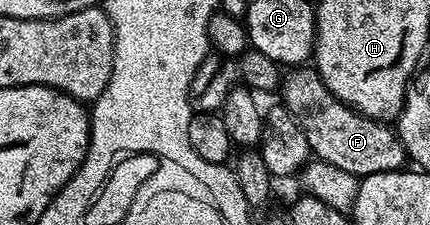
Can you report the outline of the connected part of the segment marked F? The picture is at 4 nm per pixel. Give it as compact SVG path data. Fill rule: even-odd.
M294 67L281 78L281 104L300 123L317 160L332 163L340 171L348 171L359 179L377 173L397 173L407 164L406 149L397 132L389 124L364 117L345 105L320 79L313 67ZM307 68L307 69L306 69ZM290 73L290 74L288 74Z

